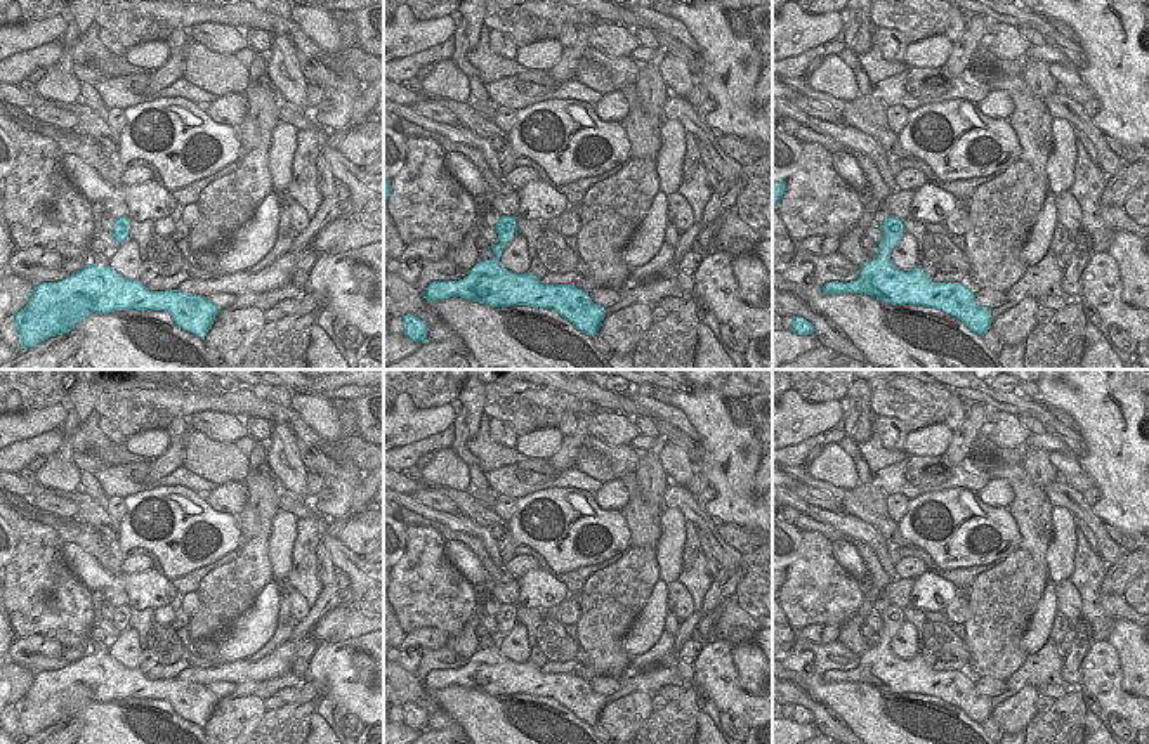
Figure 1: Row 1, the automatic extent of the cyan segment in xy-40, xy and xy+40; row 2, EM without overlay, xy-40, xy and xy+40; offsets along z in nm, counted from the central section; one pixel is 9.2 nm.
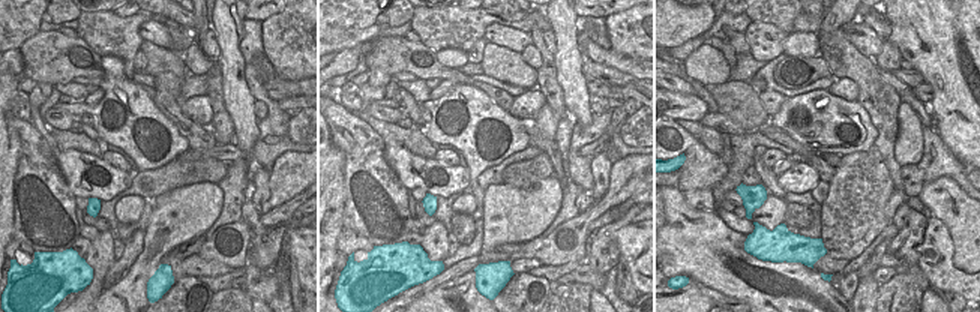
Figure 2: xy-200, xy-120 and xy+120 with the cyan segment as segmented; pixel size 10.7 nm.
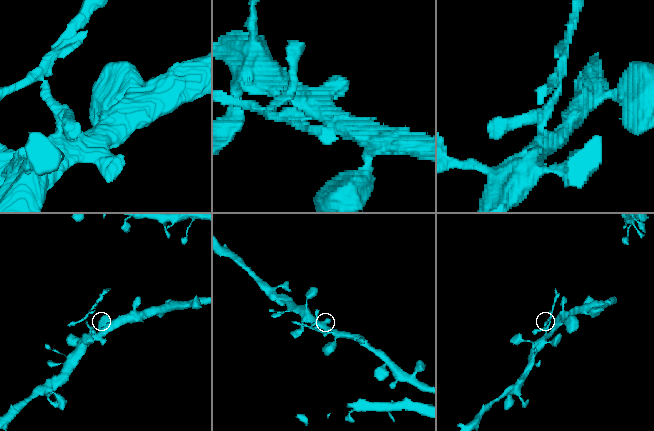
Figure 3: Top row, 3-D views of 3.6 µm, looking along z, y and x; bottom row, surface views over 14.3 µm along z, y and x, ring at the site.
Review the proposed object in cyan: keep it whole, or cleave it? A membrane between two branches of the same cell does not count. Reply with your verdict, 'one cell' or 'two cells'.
two cells

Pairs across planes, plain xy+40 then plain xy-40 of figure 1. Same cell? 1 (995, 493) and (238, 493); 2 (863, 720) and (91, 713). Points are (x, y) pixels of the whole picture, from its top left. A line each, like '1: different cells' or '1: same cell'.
1: same cell
2: same cell

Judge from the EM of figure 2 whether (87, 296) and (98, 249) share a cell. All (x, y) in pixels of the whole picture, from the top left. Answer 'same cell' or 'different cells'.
same cell

